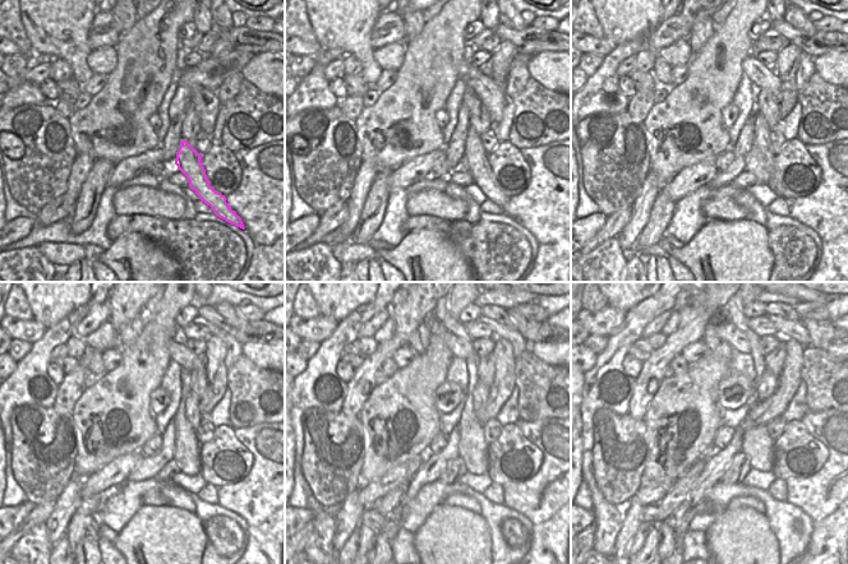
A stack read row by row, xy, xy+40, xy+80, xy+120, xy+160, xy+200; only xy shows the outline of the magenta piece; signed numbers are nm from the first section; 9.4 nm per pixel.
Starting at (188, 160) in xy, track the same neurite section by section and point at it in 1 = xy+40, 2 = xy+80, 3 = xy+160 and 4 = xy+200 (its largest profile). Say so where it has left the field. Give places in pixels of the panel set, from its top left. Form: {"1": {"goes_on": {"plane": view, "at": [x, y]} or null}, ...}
{"1": {"goes_on": {"plane": "xy+40", "at": [475, 158]}}, "2": {"goes_on": {"plane": "xy+80", "at": [761, 130]}}, "3": {"goes_on": {"plane": "xy+160", "at": [480, 392]}}, "4": {"goes_on": {"plane": "xy+200", "at": [766, 384]}}}

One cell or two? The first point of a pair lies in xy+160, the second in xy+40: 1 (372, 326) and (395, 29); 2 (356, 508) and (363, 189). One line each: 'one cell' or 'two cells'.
1: one cell
2: one cell

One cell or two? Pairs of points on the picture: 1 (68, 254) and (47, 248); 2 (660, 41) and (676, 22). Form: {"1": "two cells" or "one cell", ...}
{"1": "one cell", "2": "one cell"}

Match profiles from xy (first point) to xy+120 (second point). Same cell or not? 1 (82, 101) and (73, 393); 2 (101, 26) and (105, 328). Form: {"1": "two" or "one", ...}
{"1": "two", "2": "two"}

